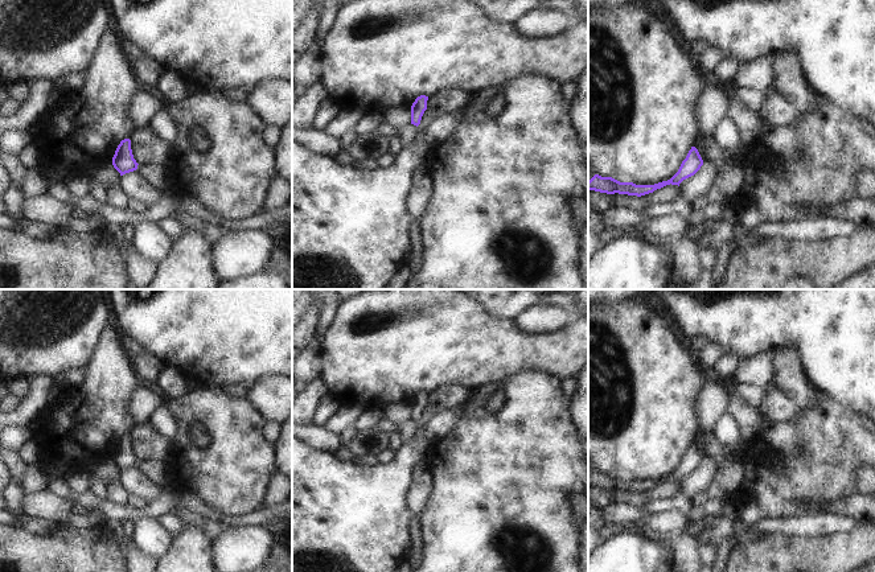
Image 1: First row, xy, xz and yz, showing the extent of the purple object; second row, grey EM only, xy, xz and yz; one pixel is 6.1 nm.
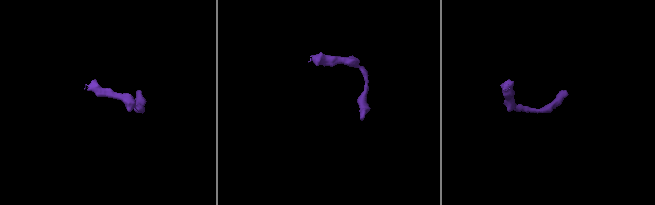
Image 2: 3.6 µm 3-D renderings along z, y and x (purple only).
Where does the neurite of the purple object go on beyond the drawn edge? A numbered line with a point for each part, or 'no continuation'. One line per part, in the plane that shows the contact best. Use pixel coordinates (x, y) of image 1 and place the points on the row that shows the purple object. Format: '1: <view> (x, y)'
no continuation

